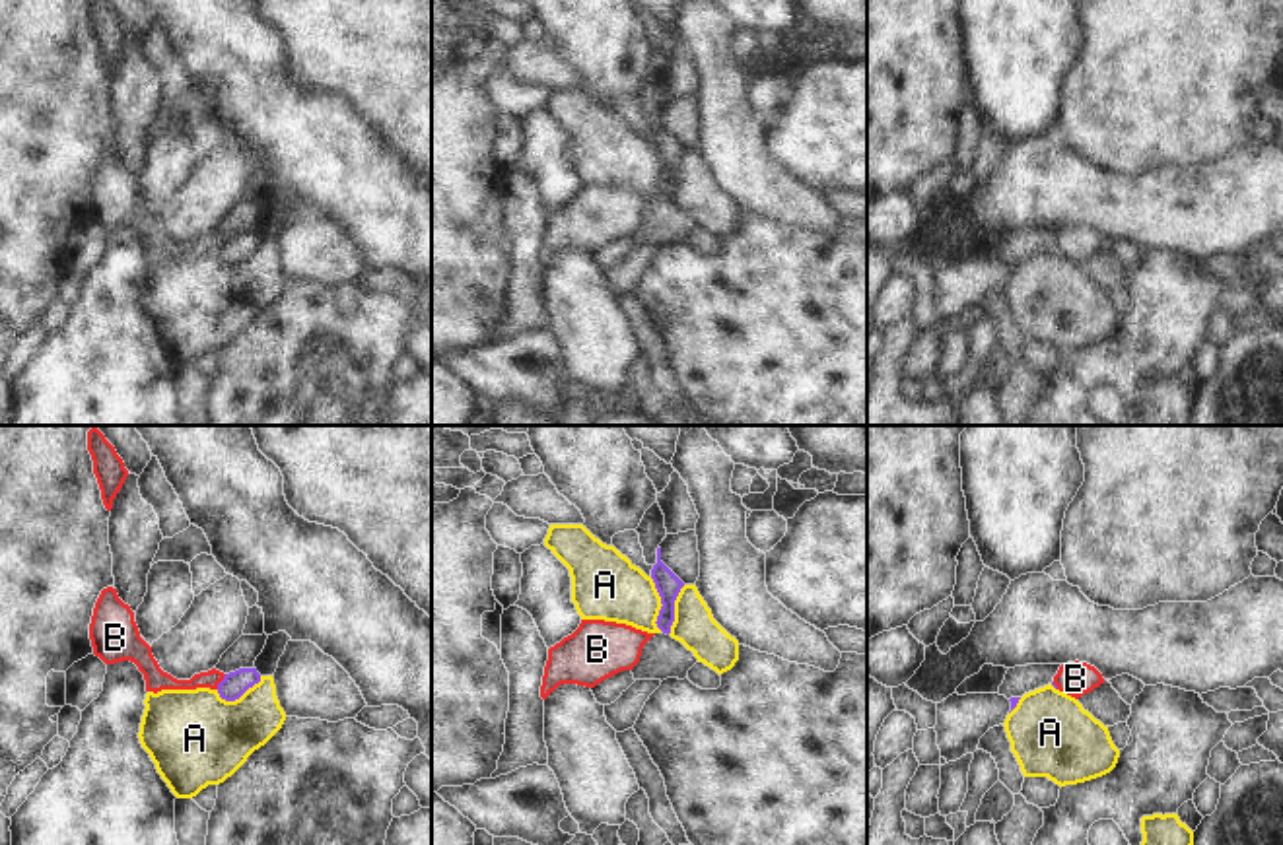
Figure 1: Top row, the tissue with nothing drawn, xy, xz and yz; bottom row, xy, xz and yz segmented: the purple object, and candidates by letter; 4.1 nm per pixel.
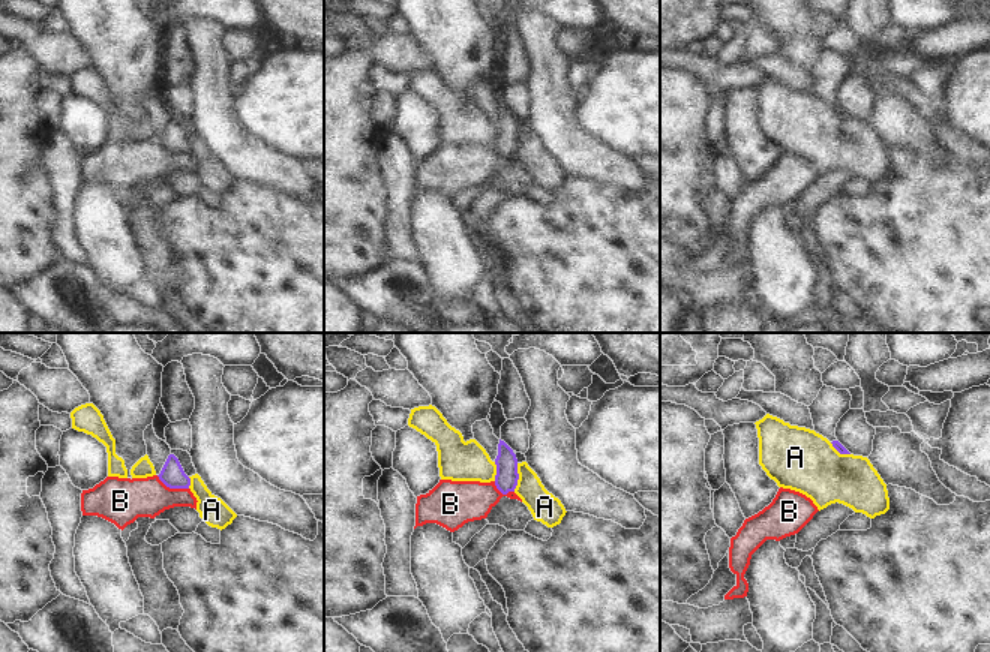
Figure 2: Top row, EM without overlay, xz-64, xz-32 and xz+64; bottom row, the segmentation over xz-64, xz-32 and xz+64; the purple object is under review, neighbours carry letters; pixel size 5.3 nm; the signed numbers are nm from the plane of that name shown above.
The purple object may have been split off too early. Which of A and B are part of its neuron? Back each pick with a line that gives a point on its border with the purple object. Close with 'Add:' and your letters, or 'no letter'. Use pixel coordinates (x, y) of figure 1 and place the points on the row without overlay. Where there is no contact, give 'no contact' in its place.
Add: no letter

